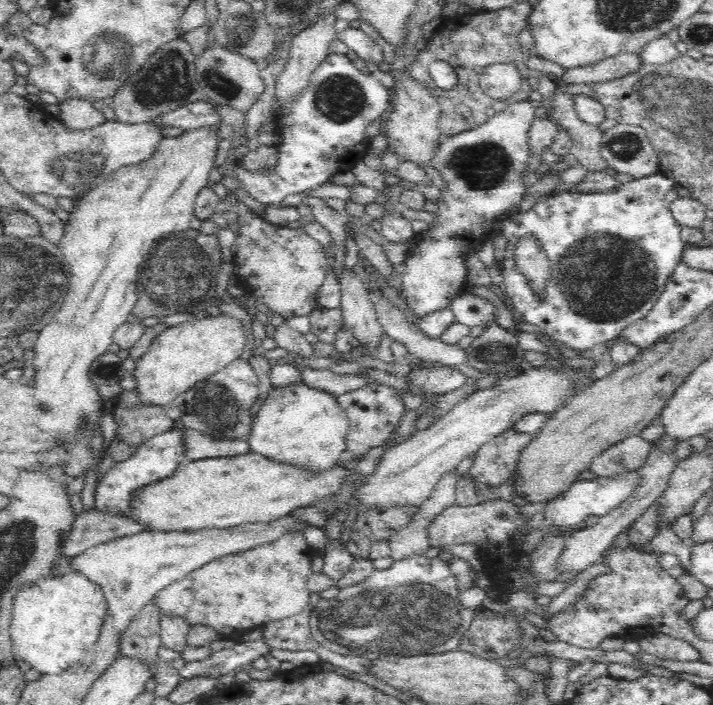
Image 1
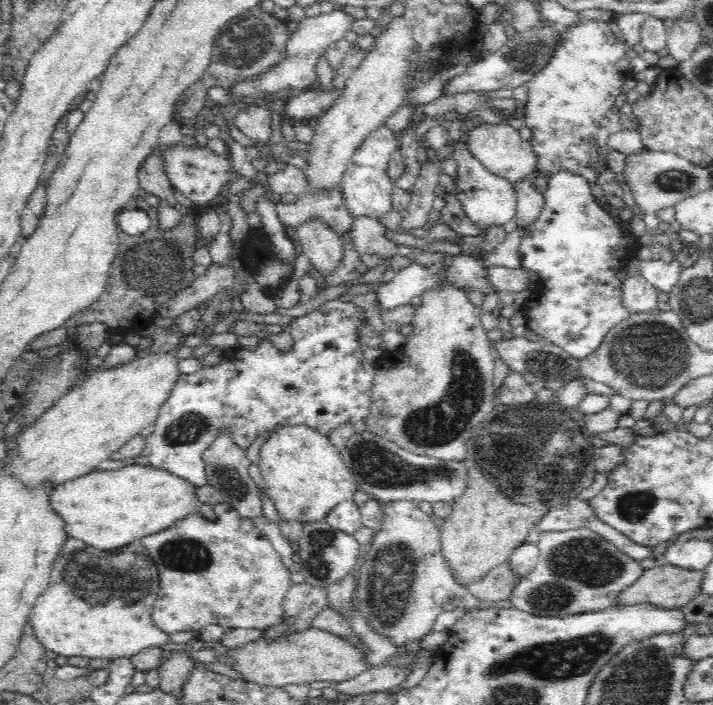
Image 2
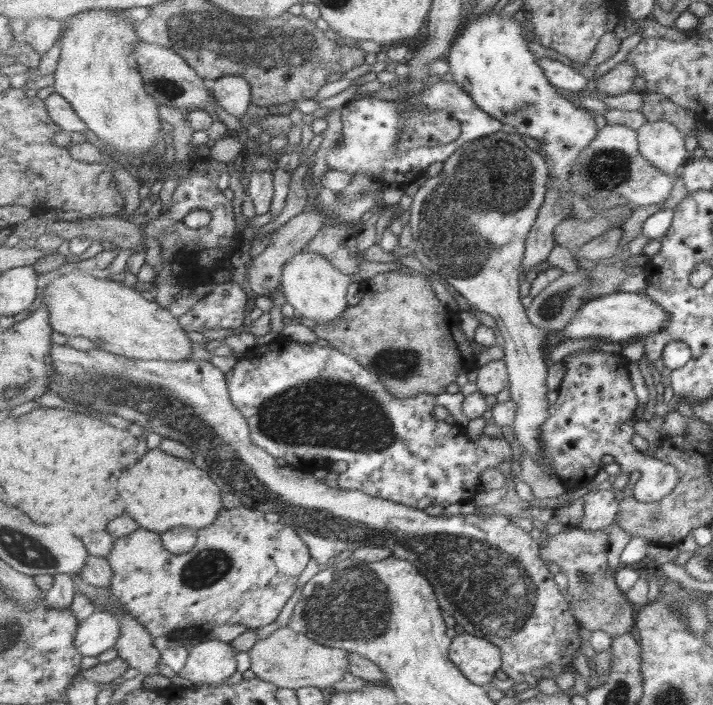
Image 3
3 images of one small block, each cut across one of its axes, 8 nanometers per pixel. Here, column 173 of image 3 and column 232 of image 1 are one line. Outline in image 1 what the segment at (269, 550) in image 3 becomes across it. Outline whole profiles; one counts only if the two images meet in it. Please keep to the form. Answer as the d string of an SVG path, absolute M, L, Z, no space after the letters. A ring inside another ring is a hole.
M304 528L291 529L290 532L282 532L282 536L255 545L240 552L232 552L226 556L220 556L209 564L195 569L182 578L178 583L170 584L163 588L154 597L162 614L177 614L183 616L190 624L206 624L215 628L219 634L232 634L234 630L250 630L254 626L263 626L267 622L290 618L300 614L308 606L311 597L307 580L312 576L312 562L310 561L318 553L311 548L304 539Z

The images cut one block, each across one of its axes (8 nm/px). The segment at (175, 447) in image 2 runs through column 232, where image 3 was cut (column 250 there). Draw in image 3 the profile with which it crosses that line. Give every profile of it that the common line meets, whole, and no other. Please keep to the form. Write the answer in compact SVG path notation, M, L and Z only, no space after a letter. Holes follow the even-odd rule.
M277 337L267 345L257 345L243 358L237 360L235 366L226 372L229 381L230 397L234 405L246 416L250 424L251 432L249 435L255 445L265 448L267 452L280 462L285 463L293 470L310 471L315 467L324 467L337 461L349 462L349 472L353 470L355 474L355 490L363 490L365 494L378 497L384 500L415 508L424 511L429 506L441 505L444 508L458 502L473 502L475 496L483 488L481 484L481 475L487 469L497 468L503 461L510 461L513 458L513 448L511 448L508 434L503 438L491 438L488 435L482 435L478 440L470 440L462 426L458 424L448 424L443 420L437 420L433 414L433 408L436 405L436 395L423 393L412 397L398 397L392 393L386 384L379 378L378 372L369 372L355 357L341 352L333 346L318 346L316 343L299 343L291 340L289 337Z

